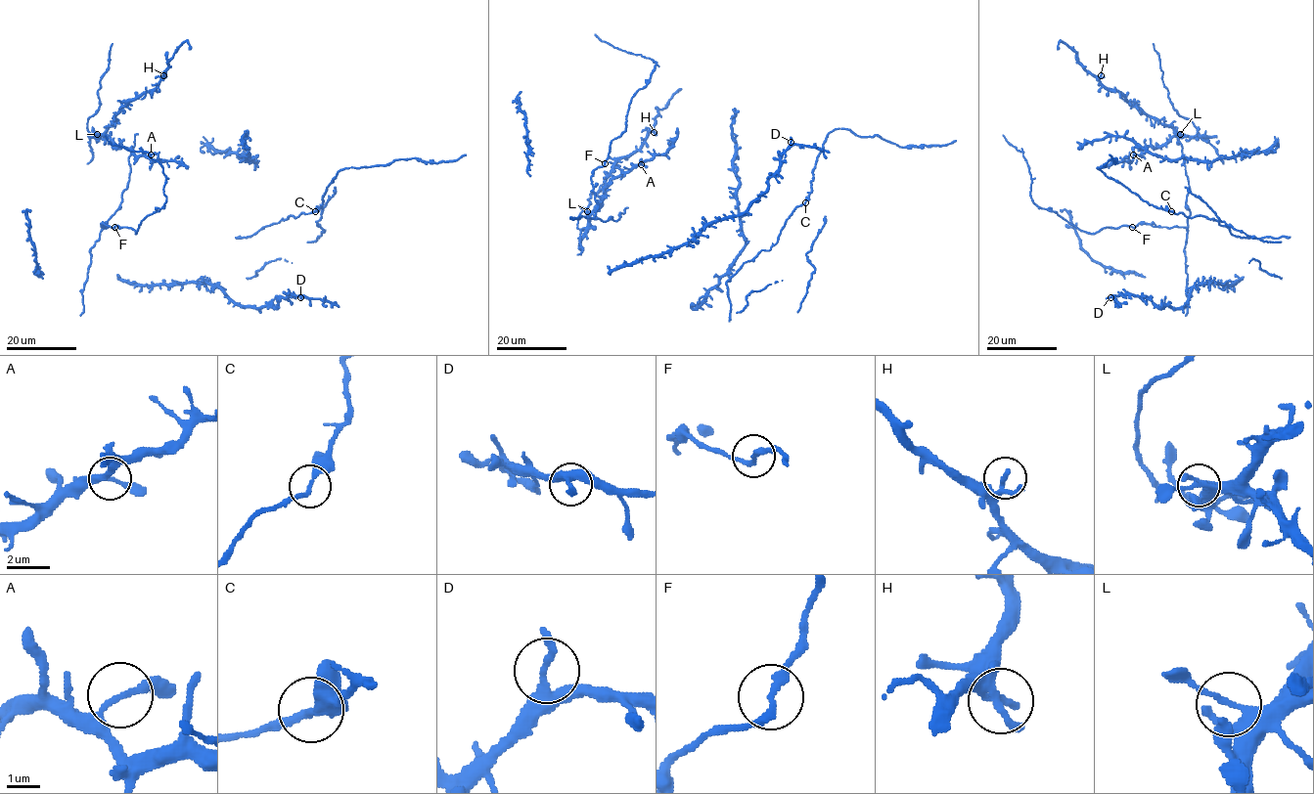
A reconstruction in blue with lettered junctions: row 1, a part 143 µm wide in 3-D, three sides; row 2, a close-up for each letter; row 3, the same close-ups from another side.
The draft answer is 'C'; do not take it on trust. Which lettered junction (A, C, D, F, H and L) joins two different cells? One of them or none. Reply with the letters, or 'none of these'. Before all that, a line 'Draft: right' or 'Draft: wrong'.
Draft: wrong
none of these

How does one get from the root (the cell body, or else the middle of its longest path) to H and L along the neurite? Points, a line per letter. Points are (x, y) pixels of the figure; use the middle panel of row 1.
H: (651, 158), (614, 177), (595, 208), (604, 194), (605, 178), (613, 165), (636, 152), (647, 135), (654, 132)
L: (651, 158), (614, 177), (605, 187), (605, 198), (599, 206), (587, 211)

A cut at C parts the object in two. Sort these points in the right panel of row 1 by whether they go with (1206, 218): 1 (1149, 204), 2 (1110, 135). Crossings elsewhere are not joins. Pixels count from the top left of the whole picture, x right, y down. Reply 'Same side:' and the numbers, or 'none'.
Same side: 2

